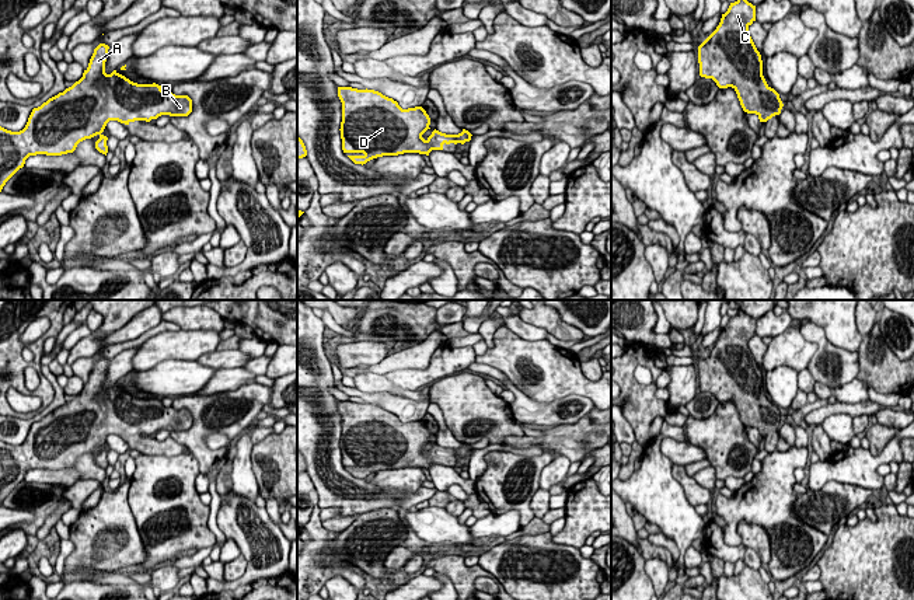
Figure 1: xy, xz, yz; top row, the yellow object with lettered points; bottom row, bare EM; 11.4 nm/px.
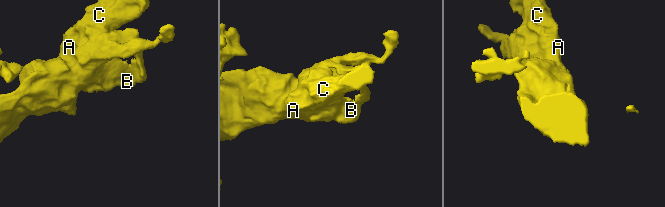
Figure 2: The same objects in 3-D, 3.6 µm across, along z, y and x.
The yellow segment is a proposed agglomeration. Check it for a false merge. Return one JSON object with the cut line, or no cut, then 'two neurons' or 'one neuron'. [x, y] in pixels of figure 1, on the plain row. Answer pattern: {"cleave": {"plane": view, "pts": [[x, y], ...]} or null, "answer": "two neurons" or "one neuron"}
{"cleave": null, "answer": "one neuron"}

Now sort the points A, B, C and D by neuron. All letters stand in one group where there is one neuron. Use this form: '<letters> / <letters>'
A B C D

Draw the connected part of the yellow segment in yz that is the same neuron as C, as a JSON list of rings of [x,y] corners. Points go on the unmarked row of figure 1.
[[[739,308],[722,328],[716,343],[698,360],[700,390],[712,393],[719,402],[732,401],[744,426],[756,428],[760,436],[767,436],[781,428],[784,421],[779,408],[771,402],[763,390],[763,374],[749,341],[756,335],[756,320]]]

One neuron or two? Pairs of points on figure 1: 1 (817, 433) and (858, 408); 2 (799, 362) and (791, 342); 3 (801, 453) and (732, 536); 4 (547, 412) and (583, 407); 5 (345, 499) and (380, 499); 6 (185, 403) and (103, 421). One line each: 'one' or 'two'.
1: two
2: one
3: one
4: one
5: one
6: two

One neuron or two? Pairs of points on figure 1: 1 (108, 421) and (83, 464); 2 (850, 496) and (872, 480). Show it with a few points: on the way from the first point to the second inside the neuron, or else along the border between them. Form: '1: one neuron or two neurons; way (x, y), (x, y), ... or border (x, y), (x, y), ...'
1: two neurons; border (72, 466), (97, 449), (96, 461), (105, 468)
2: two neurons; border (829, 481), (861, 485), (876, 492)

